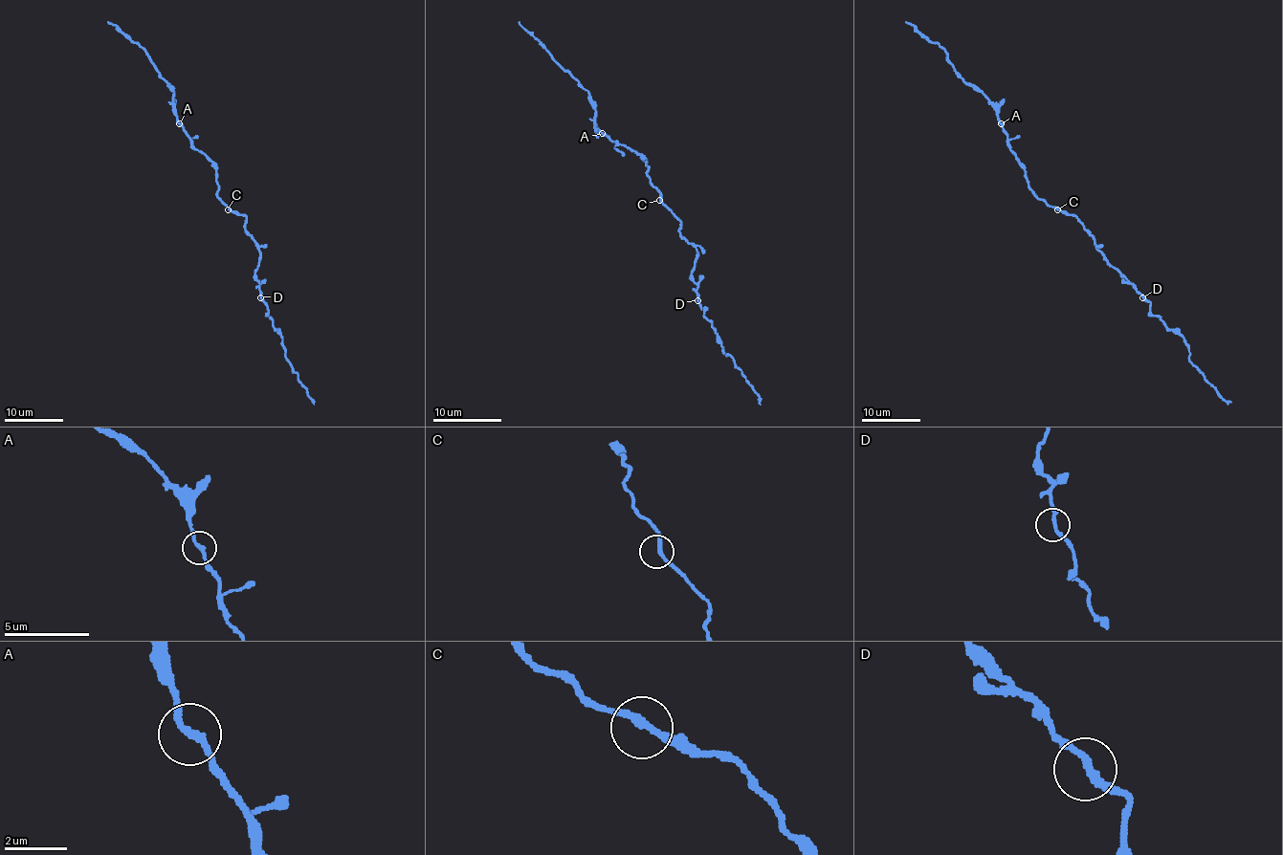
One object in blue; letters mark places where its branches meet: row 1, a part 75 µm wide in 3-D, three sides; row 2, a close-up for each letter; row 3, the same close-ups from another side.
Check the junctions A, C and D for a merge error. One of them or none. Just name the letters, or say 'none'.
none

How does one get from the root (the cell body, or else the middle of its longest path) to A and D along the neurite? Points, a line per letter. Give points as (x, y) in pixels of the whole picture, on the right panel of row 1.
A: (1059, 209), (1040, 199), (1028, 186), (1026, 170), (1009, 148), (1008, 135), (1001, 123)
D: (1059, 209), (1078, 220), (1093, 237), (1101, 254), (1142, 297)

